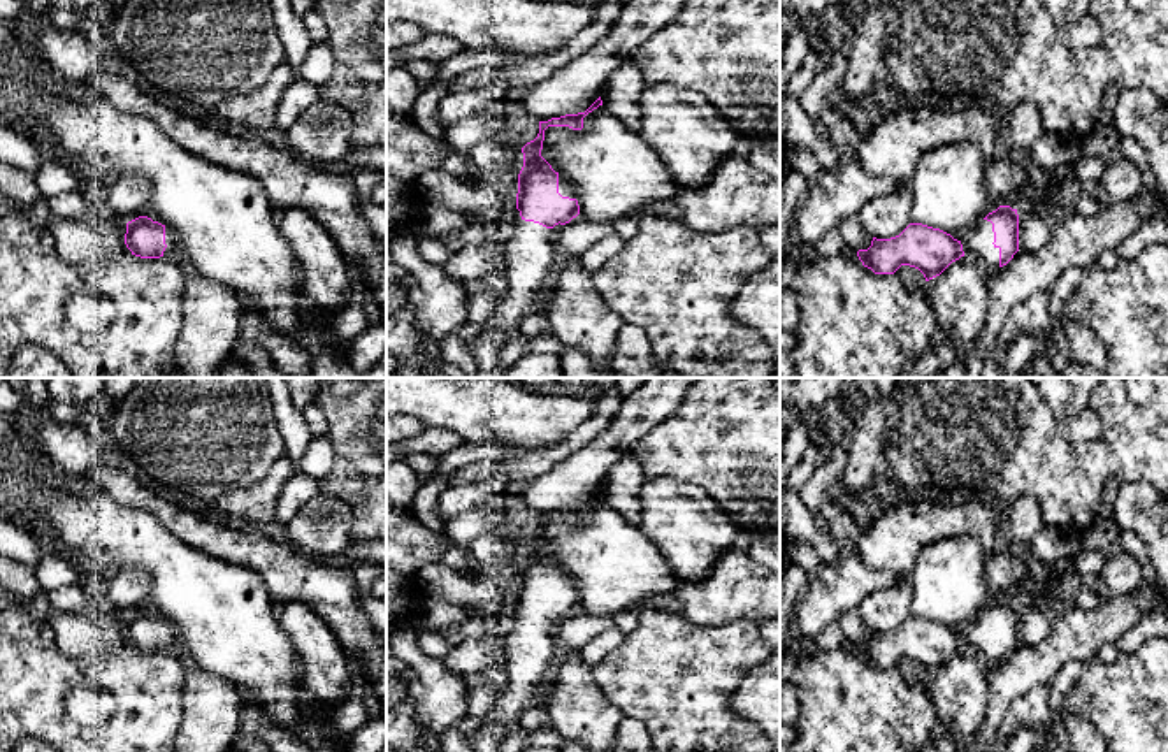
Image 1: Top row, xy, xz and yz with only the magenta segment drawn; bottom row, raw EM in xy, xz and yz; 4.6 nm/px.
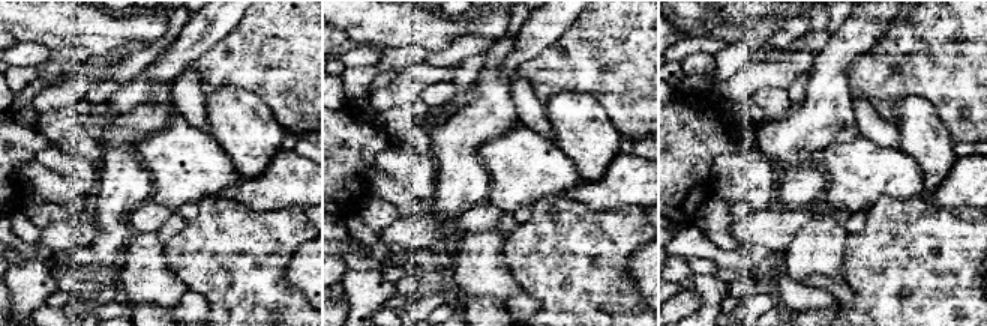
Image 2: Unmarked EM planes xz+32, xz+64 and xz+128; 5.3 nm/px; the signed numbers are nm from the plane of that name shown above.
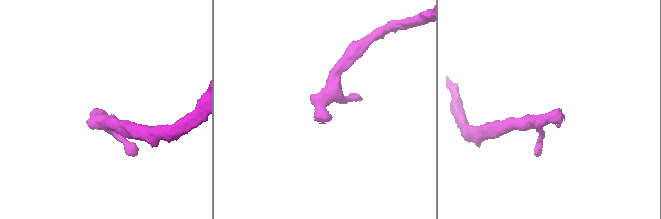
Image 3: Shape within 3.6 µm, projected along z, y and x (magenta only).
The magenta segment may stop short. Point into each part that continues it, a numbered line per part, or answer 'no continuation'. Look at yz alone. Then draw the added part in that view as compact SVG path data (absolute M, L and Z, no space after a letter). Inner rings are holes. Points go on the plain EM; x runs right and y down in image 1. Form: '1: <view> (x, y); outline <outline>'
1: yz (977, 636); outline M984 611L978 613L977 618L961 633L964 650L971 650L991 664L996 664L999 662L999 641L996 641L992 636L992 617Z

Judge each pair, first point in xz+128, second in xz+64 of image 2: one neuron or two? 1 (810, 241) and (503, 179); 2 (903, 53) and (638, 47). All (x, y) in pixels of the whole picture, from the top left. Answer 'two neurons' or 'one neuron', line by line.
1: two neurons
2: one neuron

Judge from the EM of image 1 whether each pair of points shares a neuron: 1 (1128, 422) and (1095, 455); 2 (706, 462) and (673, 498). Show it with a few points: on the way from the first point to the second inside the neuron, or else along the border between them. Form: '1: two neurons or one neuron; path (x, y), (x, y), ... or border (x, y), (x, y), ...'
1: one neuron; path (1124, 433), (1105, 452)
2: two neurons; border (647, 480), (677, 478), (698, 484), (722, 506)

